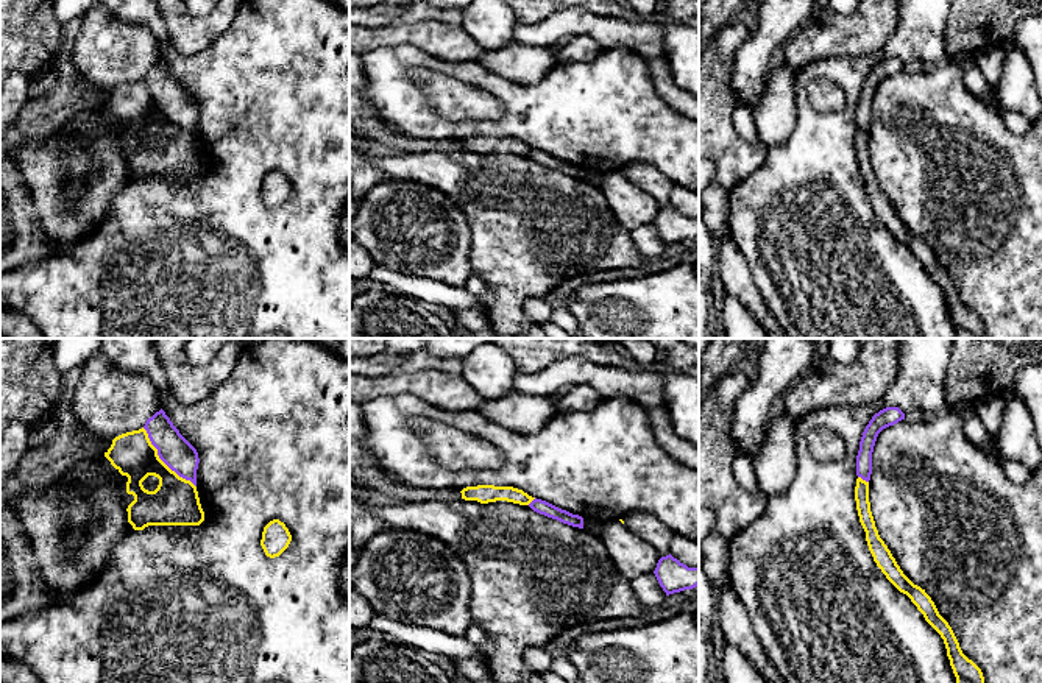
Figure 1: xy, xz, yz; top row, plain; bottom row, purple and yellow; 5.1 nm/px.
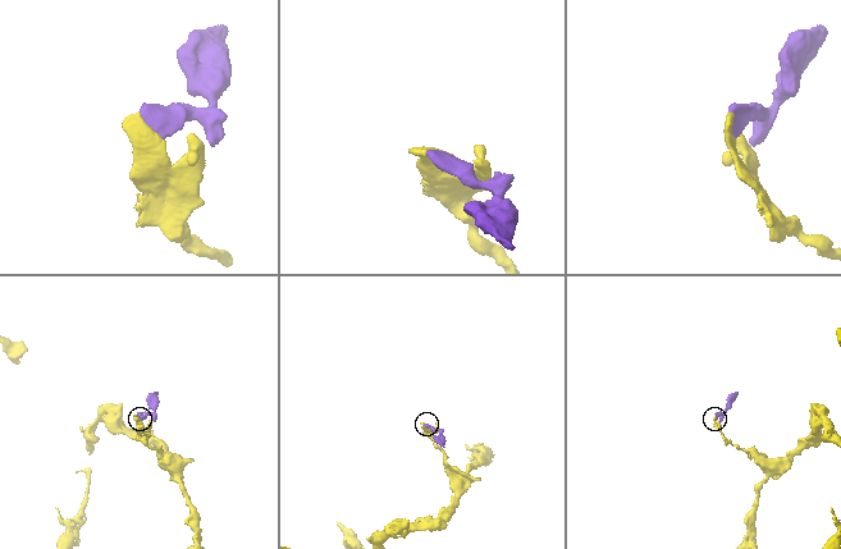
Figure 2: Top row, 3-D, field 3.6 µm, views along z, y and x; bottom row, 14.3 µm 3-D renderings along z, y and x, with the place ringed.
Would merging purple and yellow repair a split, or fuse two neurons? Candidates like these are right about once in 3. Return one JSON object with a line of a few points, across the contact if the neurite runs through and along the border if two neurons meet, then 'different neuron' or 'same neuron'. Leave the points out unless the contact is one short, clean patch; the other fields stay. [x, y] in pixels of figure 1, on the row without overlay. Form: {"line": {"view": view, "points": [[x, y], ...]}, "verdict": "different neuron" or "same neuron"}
{"line": {"view": "xy", "points": [[142, 78], [156, 105], [195, 138]]}, "verdict": "different neuron"}

